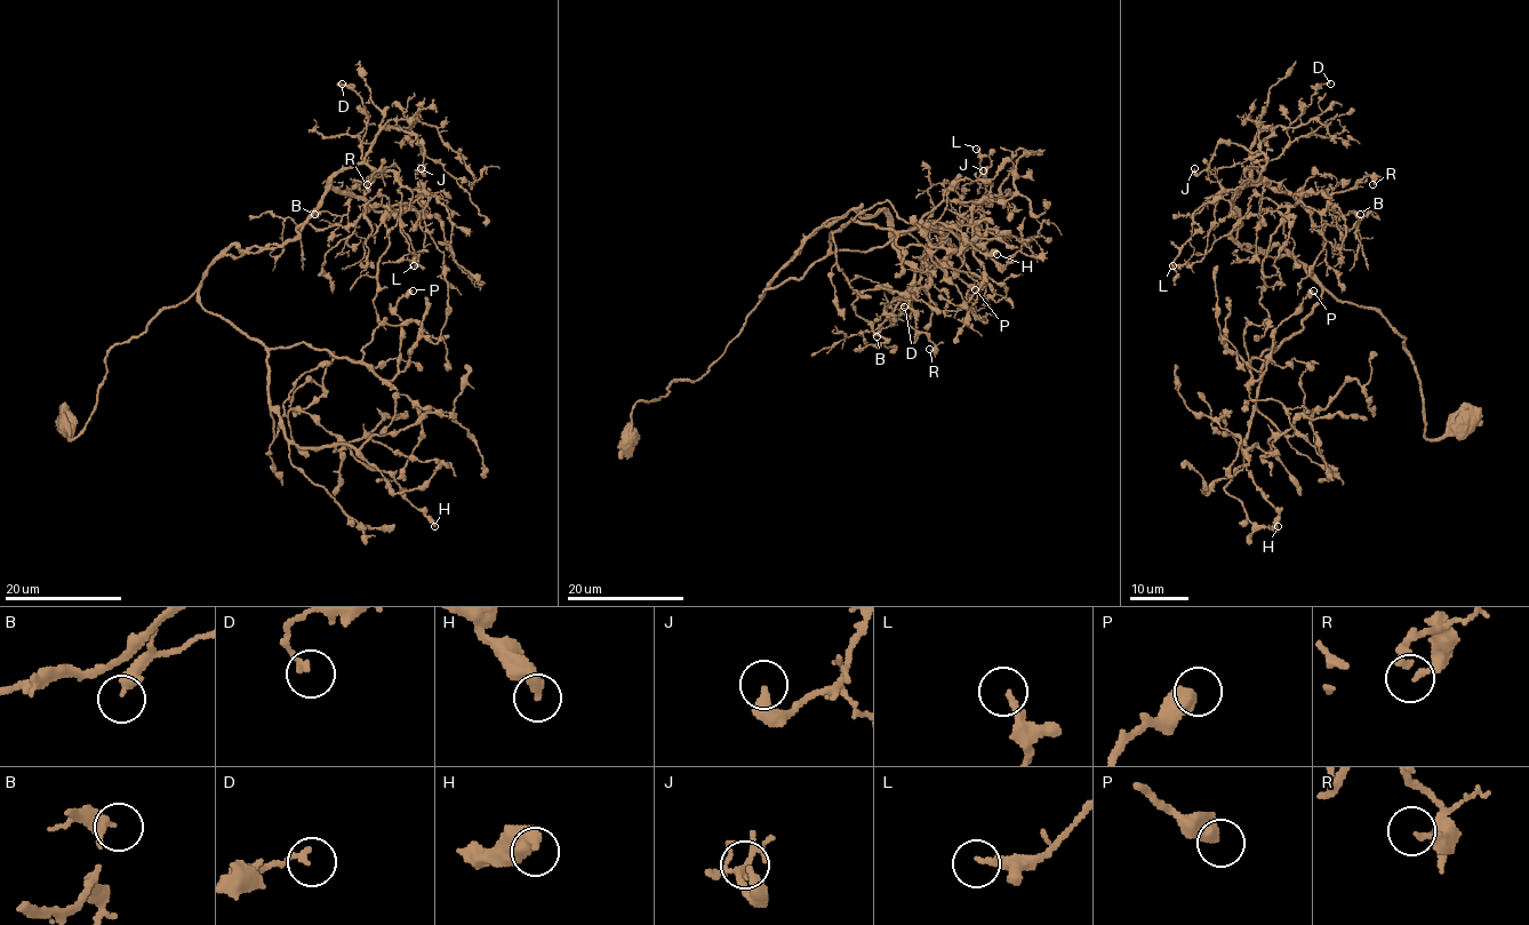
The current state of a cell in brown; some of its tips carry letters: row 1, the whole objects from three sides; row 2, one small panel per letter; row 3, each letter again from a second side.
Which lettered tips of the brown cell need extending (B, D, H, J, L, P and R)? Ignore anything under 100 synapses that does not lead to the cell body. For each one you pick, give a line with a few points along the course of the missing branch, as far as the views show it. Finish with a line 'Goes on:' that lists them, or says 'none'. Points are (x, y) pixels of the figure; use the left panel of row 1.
Goes on: none

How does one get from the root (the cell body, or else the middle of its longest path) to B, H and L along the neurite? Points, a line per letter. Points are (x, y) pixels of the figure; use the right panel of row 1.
B: (1464, 421), (1427, 438), (1394, 328), (1290, 256), (1233, 240), (1248, 186), (1321, 192), (1330, 214), (1360, 214)
H: (1464, 421), (1427, 438), (1403, 339), (1325, 290), (1266, 358), (1246, 439), (1278, 526)
L: (1464, 421), (1427, 438), (1394, 328), (1290, 256), (1233, 240), (1253, 164), (1219, 197), (1206, 252), (1173, 265)

